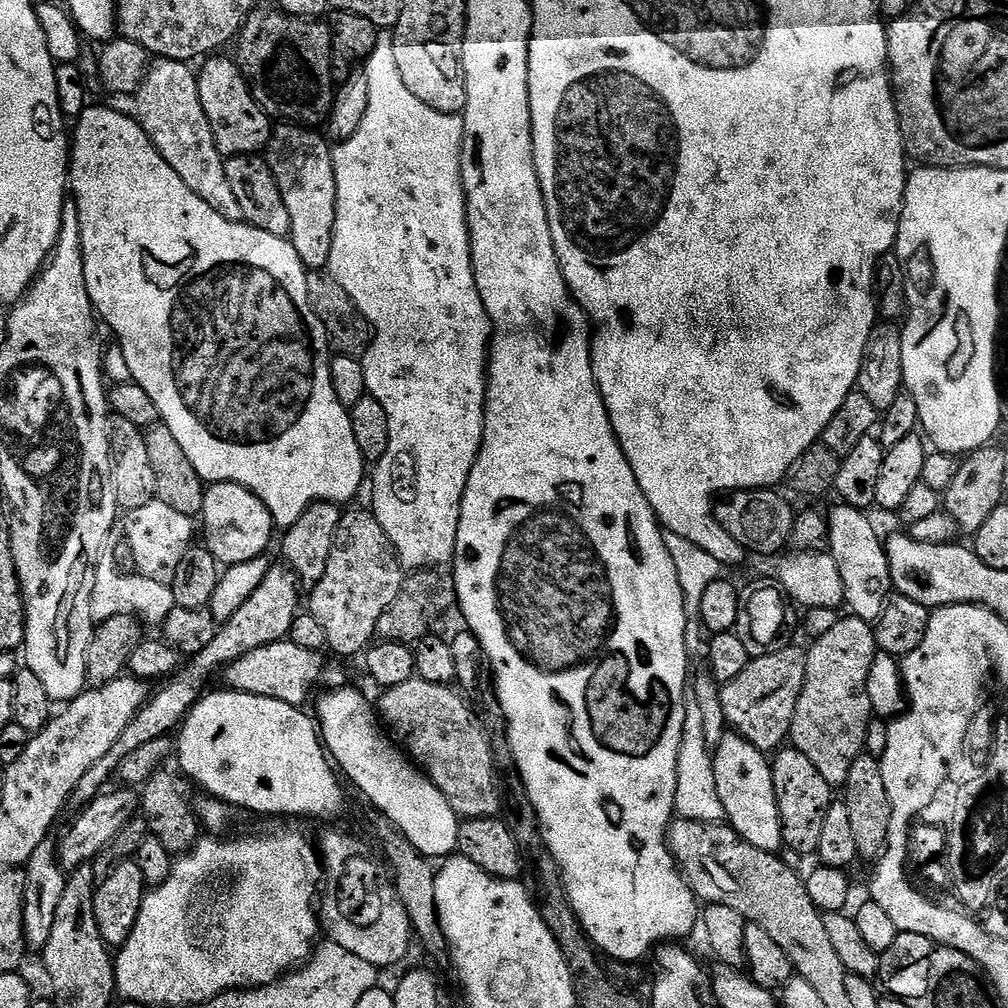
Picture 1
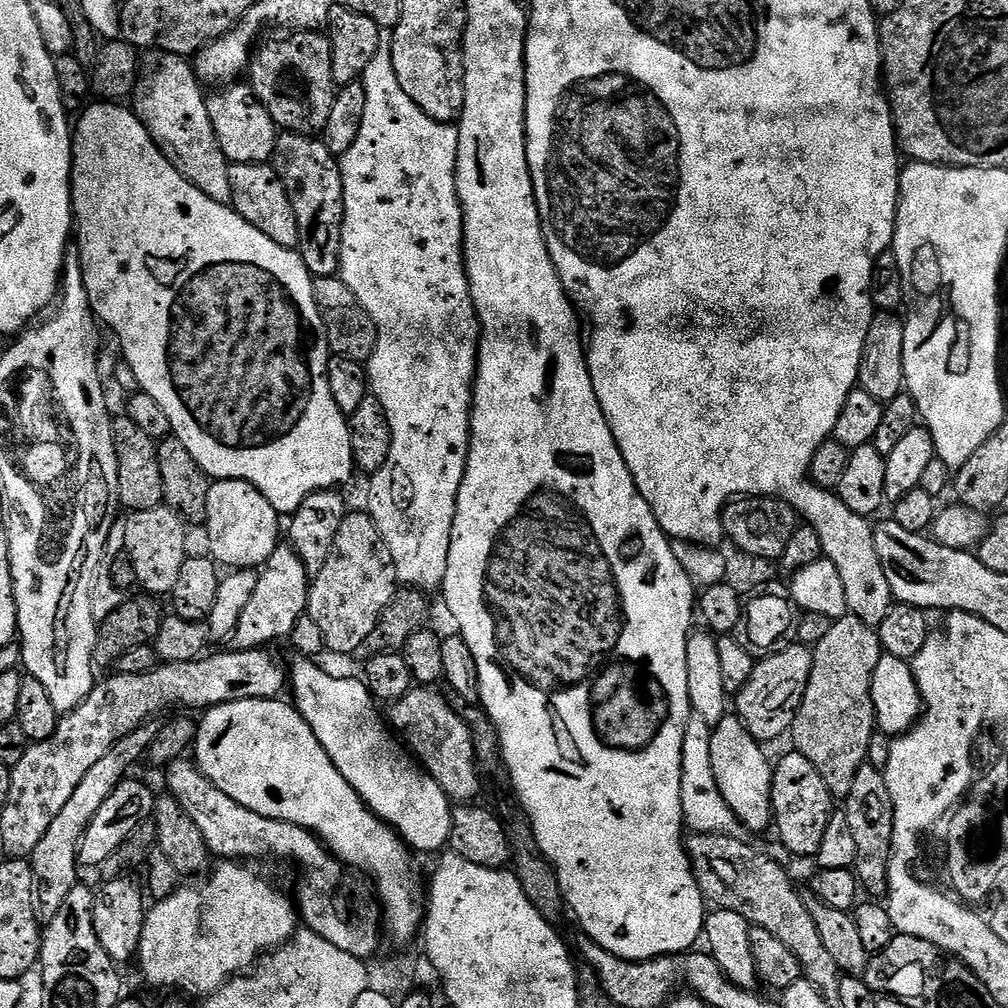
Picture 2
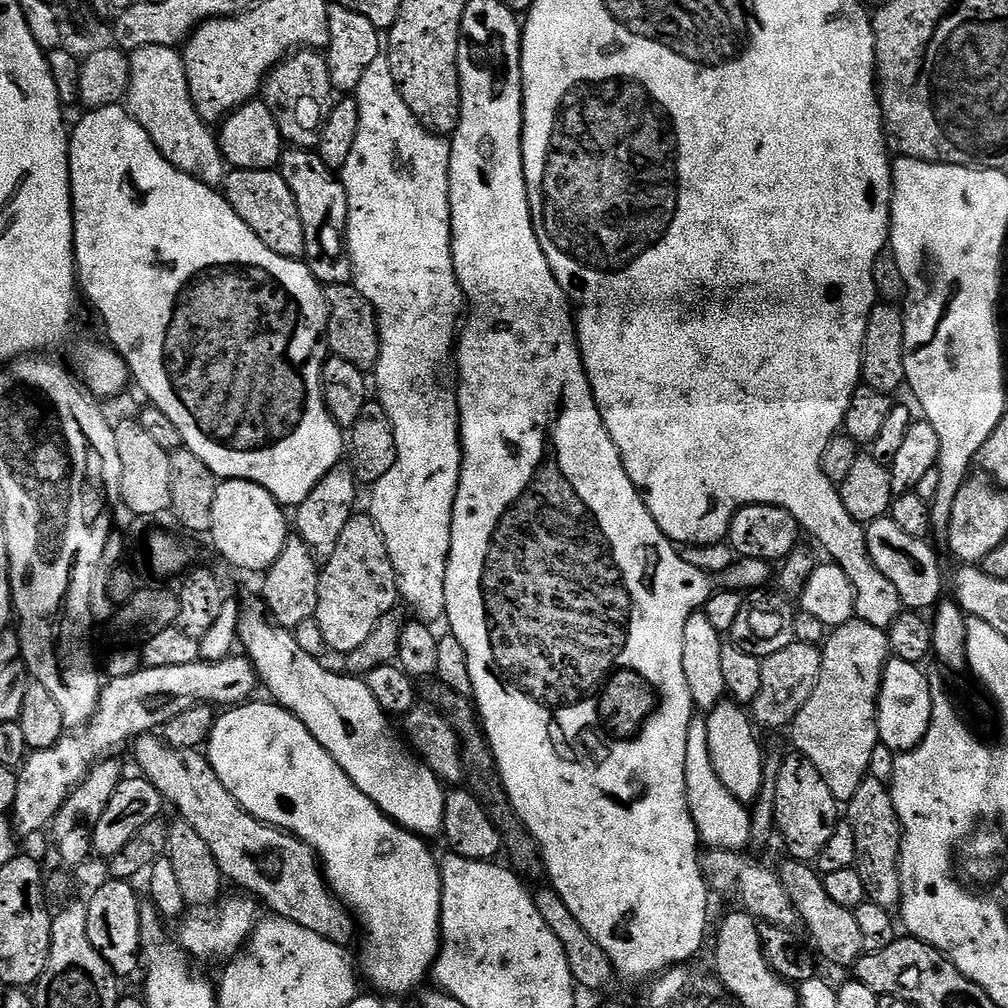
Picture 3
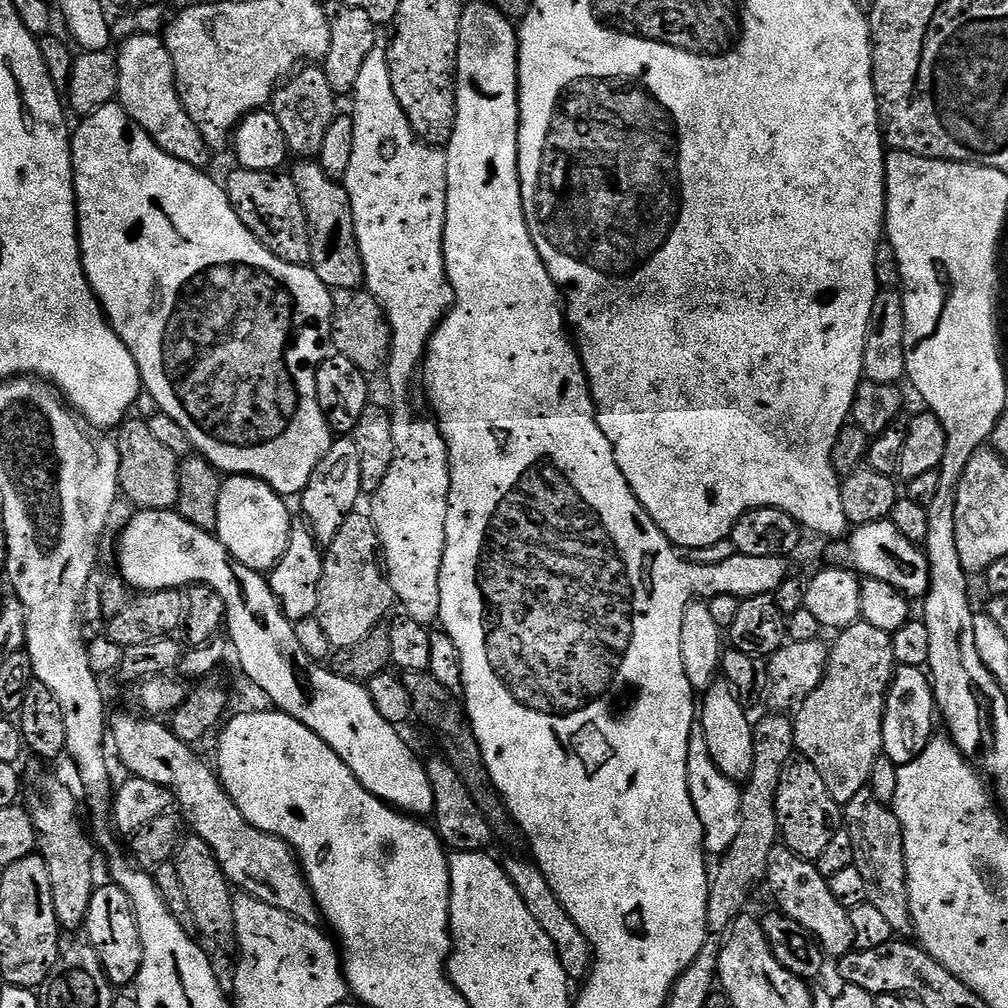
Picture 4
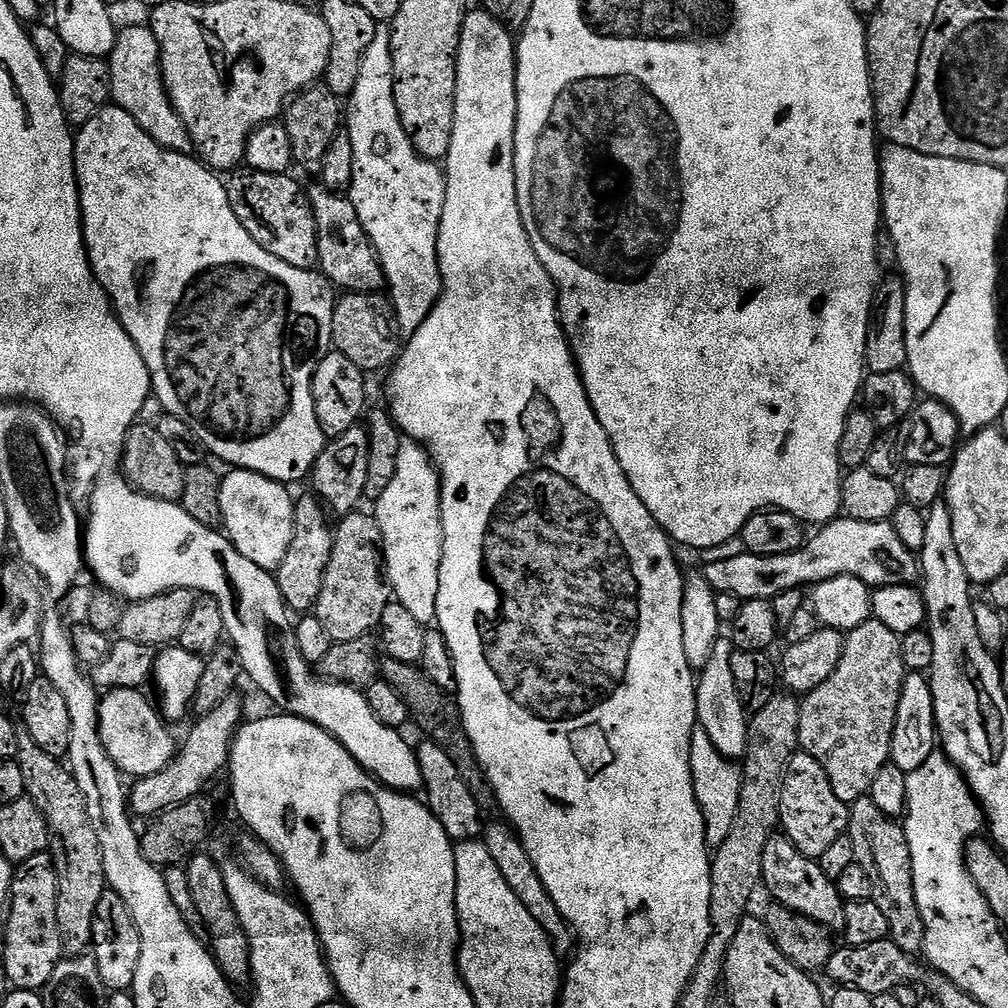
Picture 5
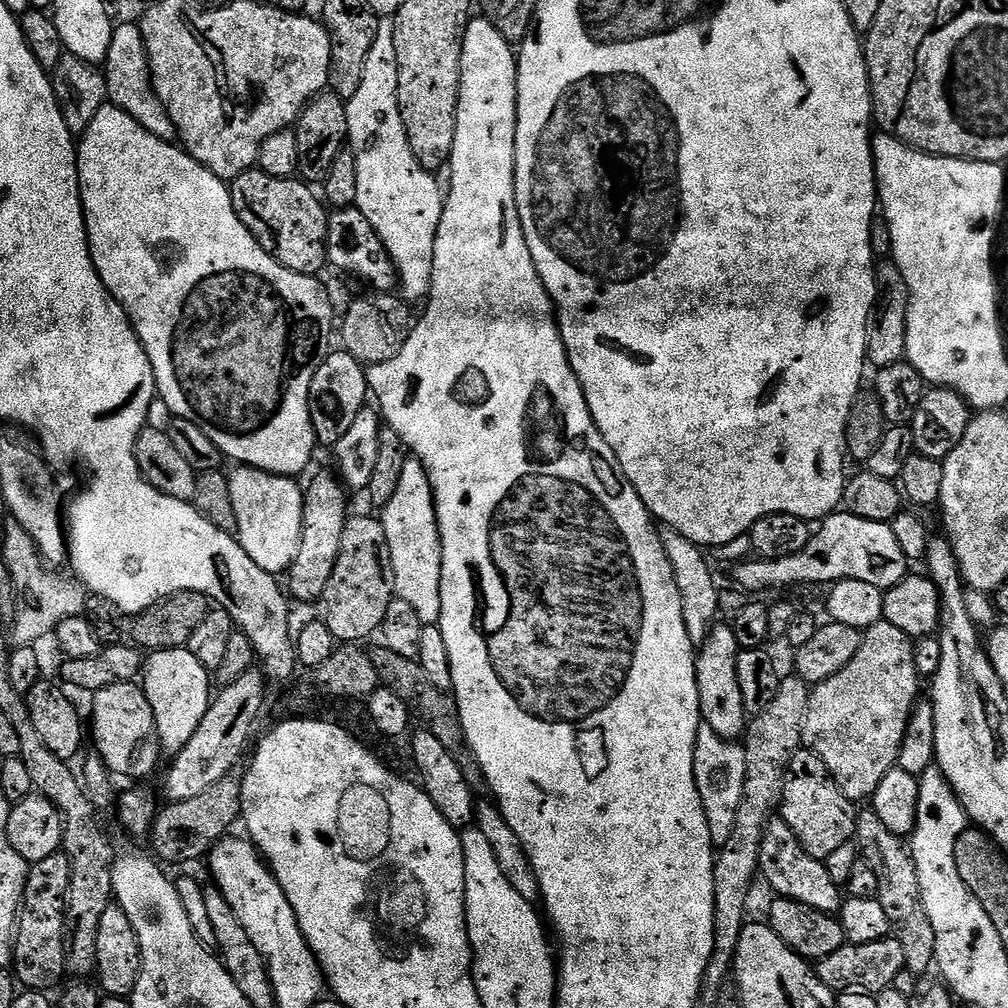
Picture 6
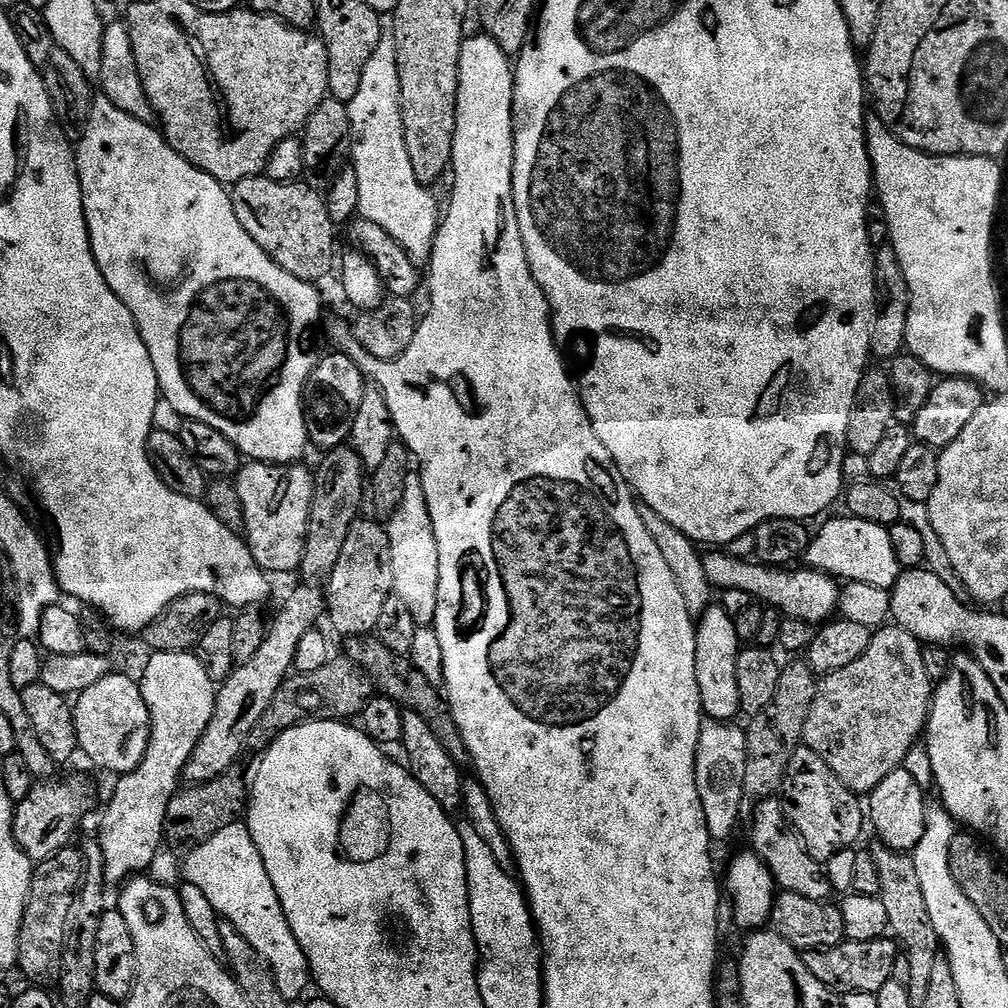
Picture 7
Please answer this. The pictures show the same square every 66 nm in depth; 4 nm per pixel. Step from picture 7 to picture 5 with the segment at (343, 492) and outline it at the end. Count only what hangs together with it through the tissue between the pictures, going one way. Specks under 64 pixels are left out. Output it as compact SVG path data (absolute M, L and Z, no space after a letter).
M307 494L295 501L296 529L294 538L290 542L290 550L286 552L286 558L282 560L282 566L277 568L274 575L278 586L282 590L282 598L288 603L289 609L296 614L308 614L315 609L318 602L318 594L322 594L322 582L326 578L326 566L330 566L330 554L334 550L334 528L330 521L330 513L324 507L323 500L315 494Z

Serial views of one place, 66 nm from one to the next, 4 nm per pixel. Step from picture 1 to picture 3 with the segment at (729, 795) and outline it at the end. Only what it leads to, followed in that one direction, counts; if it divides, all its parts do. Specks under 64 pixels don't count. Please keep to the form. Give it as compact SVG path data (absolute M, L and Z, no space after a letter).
M725 698L712 707L706 719L710 738L710 762L714 762L714 771L718 773L722 786L726 786L726 790L730 790L734 798L751 805L762 790L766 759L766 752L760 749L760 740L756 737L753 717L735 700Z

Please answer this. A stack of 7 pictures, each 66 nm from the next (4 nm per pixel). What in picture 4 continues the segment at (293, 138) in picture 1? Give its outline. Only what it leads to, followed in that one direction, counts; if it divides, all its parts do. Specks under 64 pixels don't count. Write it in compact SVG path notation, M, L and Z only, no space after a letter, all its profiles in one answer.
M300 158L295 163L291 165L290 175L294 186L298 186L298 194L306 210L306 222L310 230L310 266L314 274L318 274L324 285L333 290L364 288L364 263L358 250L348 191L341 181L331 180L315 159Z

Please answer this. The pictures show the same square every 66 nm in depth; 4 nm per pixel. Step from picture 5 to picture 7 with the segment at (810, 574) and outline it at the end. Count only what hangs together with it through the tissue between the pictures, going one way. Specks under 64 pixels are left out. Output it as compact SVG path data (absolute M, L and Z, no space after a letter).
M844 514L841 520L830 521L820 533L817 531L804 551L802 560L815 572L824 572L844 582L892 590L902 580L902 569L898 558L894 558L894 546L890 546L888 528L858 520L851 514Z

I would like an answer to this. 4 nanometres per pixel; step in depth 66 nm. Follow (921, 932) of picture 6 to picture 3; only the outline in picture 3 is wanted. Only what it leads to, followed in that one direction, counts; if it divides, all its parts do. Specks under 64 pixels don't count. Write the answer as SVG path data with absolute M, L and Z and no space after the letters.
M865 778L858 786L858 790L854 790L854 798L846 802L846 823L854 826L854 843L858 846L855 867L858 874L862 874L862 886L866 886L868 900L882 906L888 912L895 913L902 898L900 881L902 829L889 785Z

